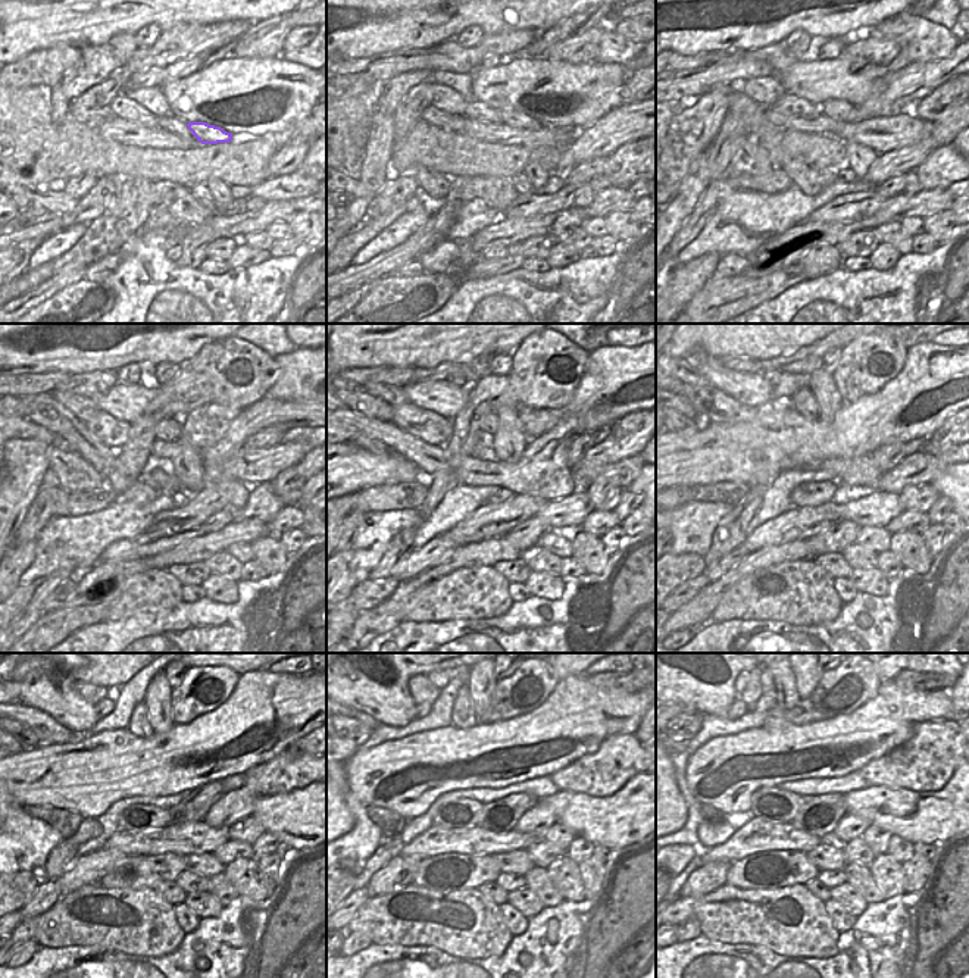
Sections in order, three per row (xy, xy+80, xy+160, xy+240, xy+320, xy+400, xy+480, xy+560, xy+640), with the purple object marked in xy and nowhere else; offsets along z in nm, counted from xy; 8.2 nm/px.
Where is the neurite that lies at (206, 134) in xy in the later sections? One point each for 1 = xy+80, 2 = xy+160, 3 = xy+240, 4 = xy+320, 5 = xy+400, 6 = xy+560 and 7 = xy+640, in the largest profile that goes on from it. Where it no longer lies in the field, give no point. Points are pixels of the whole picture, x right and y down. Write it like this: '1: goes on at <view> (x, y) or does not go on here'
1: goes on at xy+80 (510, 118)
2: goes on at xy+160 (838, 109)
3: goes on at xy+240 (169, 430)
4: goes on at xy+320 (488, 422)
5: goes on at xy+400 (803, 400)
6: goes on at xy+560 (463, 715)
7: goes on at xy+640 (784, 683)

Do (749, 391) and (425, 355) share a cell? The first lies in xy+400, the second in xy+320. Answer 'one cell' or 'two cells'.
two cells

